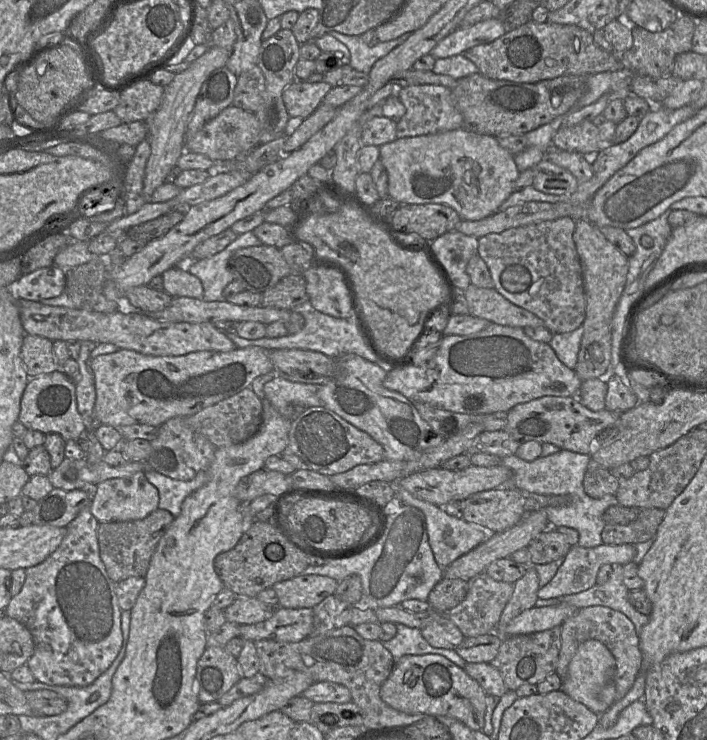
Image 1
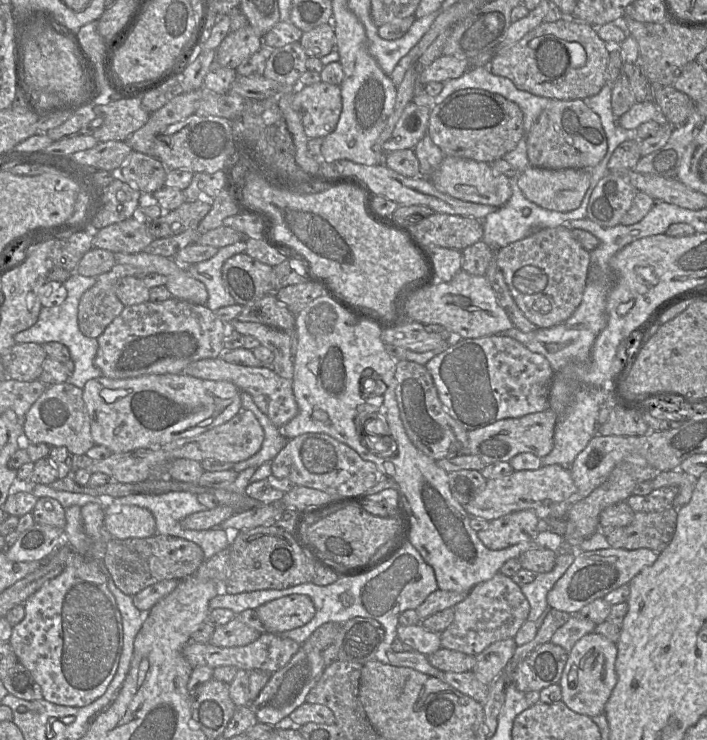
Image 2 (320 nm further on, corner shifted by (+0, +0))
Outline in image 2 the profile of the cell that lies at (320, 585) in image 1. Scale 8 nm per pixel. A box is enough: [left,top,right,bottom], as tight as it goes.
[257,594,315,634]

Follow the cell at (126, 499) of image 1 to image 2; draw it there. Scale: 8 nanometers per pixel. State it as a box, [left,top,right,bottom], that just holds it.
[104,505,156,539]

